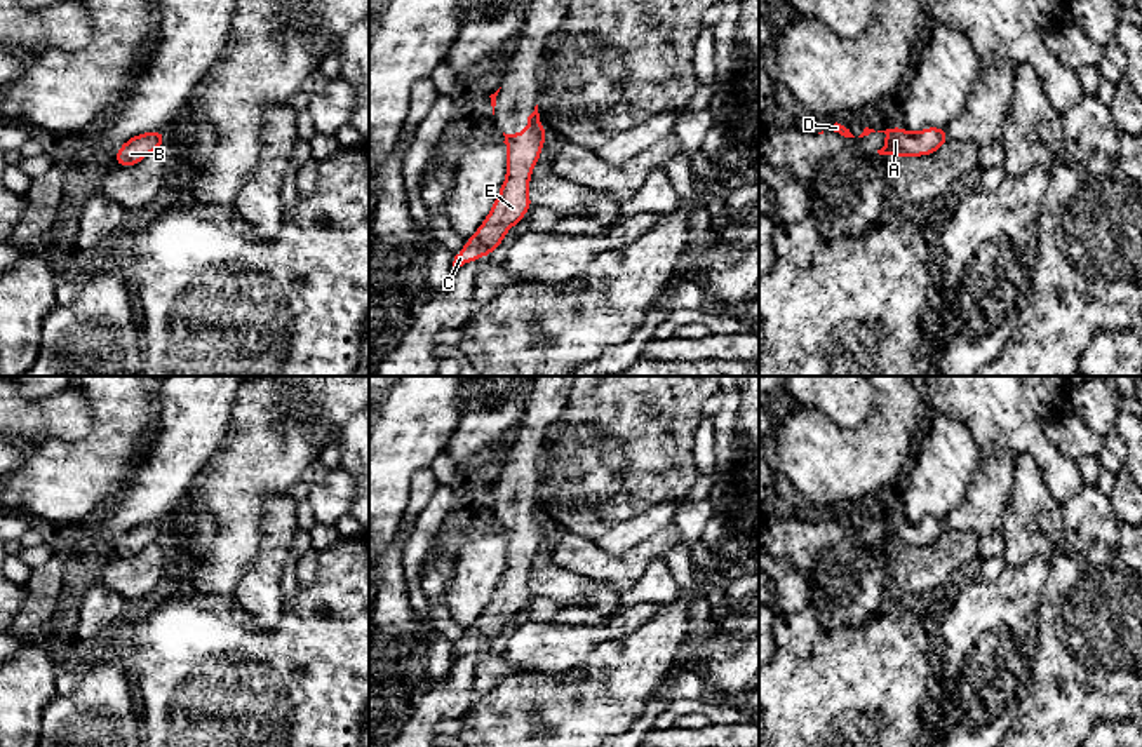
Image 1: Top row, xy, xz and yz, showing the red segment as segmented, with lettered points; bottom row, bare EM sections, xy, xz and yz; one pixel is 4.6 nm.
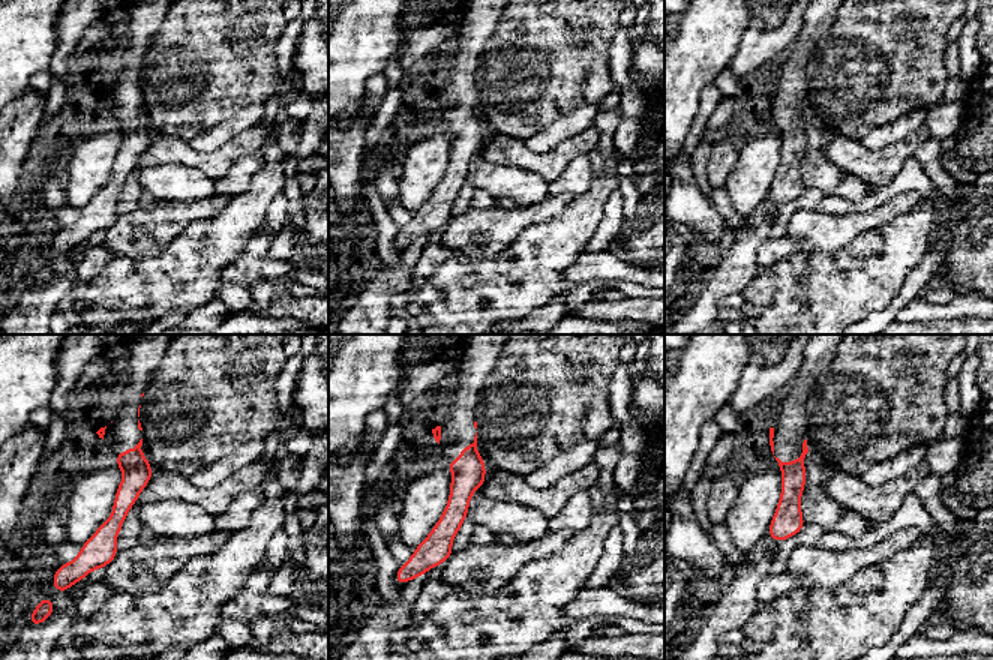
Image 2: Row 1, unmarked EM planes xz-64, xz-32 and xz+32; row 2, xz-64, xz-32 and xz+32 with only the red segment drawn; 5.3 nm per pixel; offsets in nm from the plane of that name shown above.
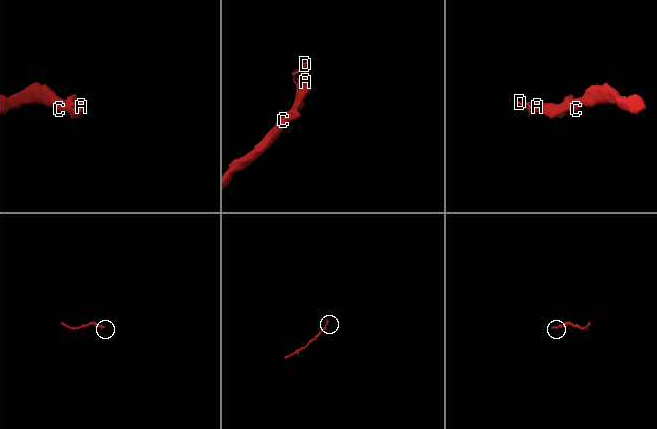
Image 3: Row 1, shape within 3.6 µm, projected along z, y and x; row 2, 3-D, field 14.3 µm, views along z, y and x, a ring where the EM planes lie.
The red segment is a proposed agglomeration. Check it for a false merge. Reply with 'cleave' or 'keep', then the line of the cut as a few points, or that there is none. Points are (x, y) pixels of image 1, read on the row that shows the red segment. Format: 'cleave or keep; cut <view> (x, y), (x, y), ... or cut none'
keep; cut none

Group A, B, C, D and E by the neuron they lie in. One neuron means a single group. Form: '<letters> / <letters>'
A B C D E

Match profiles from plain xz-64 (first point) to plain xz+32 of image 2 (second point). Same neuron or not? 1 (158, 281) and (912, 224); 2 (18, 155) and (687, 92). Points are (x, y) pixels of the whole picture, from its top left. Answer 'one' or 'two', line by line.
1: one
2: two

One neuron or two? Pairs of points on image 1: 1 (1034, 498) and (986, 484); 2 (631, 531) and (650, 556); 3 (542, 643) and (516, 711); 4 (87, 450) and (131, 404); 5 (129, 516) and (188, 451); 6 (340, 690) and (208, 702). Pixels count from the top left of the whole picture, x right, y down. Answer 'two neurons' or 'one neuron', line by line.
1: two neurons
2: two neurons
3: two neurons
4: one neuron
5: one neuron
6: one neuron

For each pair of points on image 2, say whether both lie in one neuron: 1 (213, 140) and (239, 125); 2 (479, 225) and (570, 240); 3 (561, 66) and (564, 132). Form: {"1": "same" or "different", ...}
{"1": "same", "2": "different", "3": "different"}

